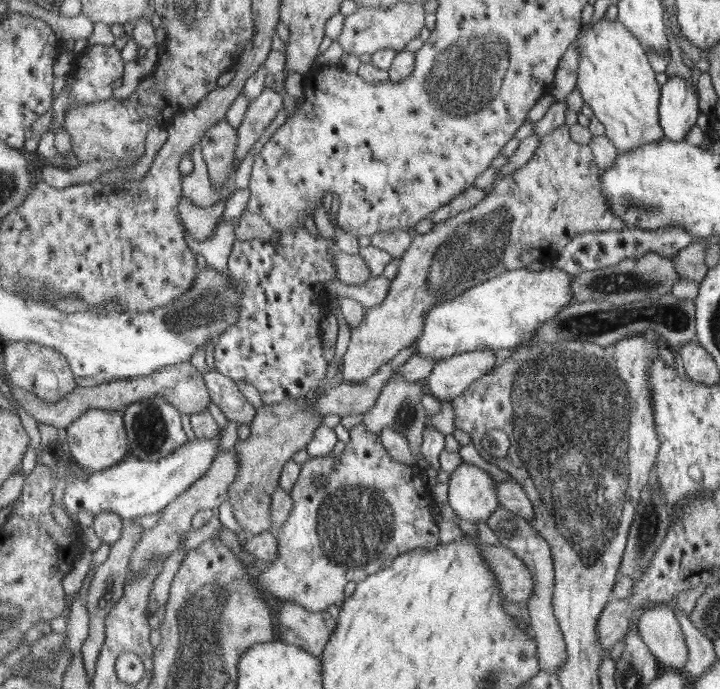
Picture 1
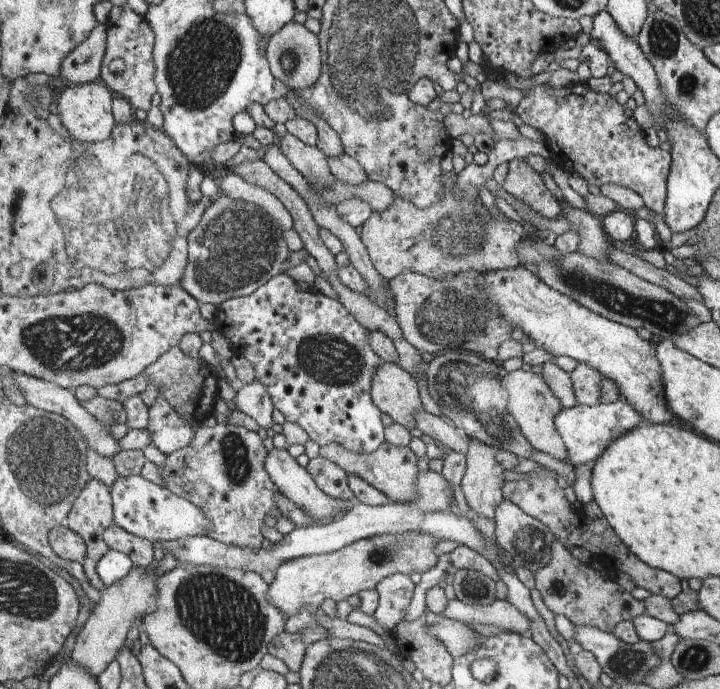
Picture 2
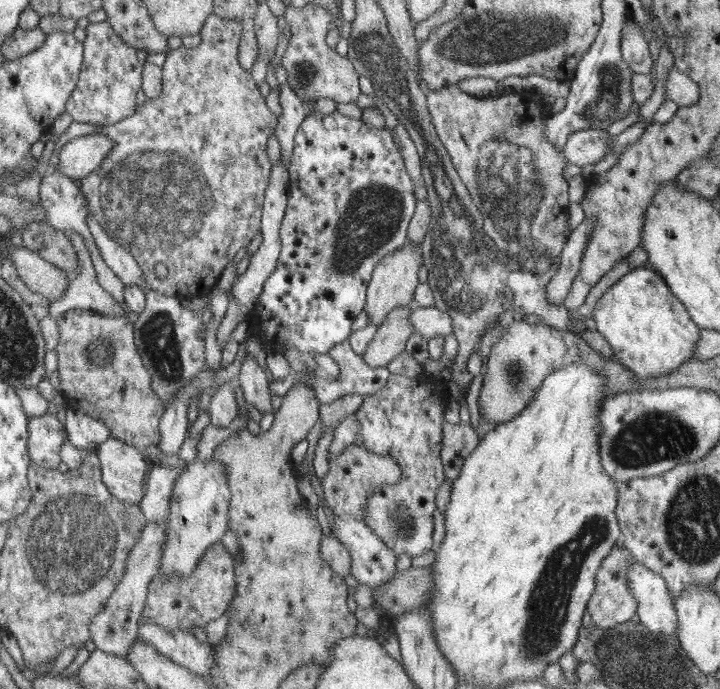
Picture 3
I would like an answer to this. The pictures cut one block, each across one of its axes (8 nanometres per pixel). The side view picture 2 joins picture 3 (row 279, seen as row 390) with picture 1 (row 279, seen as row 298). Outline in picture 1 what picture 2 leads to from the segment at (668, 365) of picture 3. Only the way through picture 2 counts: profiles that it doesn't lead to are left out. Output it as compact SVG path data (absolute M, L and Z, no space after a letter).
M552 265L544 267L541 271L511 270L490 281L482 281L481 285L466 290L457 298L435 304L426 313L425 328L421 337L414 342L414 355L424 355L438 362L455 354L470 351L514 349L523 341L529 340L546 321L572 303L573 291L570 287L572 275Z

